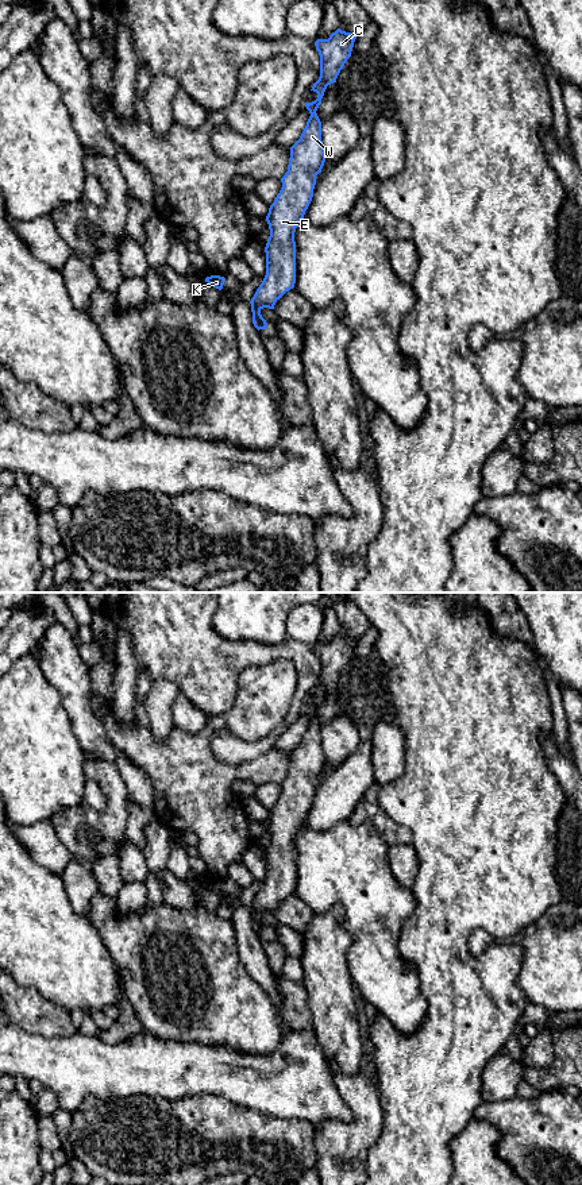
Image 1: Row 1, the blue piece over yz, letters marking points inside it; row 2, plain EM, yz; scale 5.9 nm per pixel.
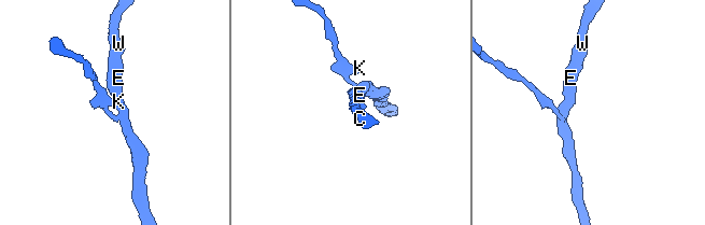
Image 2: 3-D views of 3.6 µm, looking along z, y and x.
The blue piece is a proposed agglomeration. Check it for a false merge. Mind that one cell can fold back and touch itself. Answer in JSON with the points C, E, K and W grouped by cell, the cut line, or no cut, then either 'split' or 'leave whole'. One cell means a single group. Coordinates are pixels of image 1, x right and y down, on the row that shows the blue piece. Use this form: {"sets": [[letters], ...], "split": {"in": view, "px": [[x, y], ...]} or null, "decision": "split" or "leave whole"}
{"sets": [["C", "E", "W"], ["K"]], "split": {"in": "yz", "px": [[265, 320], [259, 328]]}, "decision": "split"}

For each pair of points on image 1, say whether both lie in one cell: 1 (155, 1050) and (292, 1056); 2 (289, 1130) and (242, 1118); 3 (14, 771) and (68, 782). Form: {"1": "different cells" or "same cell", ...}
{"1": "same cell", "2": "same cell", "3": "same cell"}

